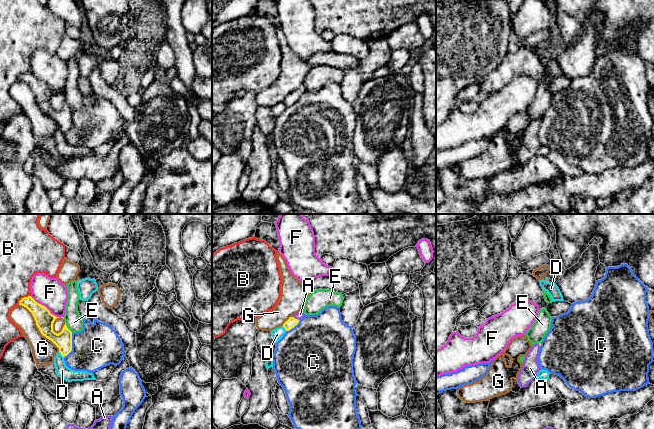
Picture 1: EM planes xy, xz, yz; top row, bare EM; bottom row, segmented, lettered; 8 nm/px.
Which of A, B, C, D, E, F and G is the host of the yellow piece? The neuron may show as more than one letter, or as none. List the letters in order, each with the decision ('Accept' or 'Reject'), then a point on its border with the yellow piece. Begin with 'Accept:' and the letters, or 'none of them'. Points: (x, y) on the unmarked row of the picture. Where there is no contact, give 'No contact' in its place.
Accept: A
A: Accept. Touches yellow at xz (296, 95)
B: Reject. Touches yellow at xy (24, 73)
C: Reject. Touches yellow at xy (71, 121)
D: Reject. Touches yellow at xy (61, 130)
E: Reject. Touches yellow at xy (66, 103)
F: Reject. Touches yellow at xy (46, 84)
G: Reject. Touches yellow at xy (37, 102)

